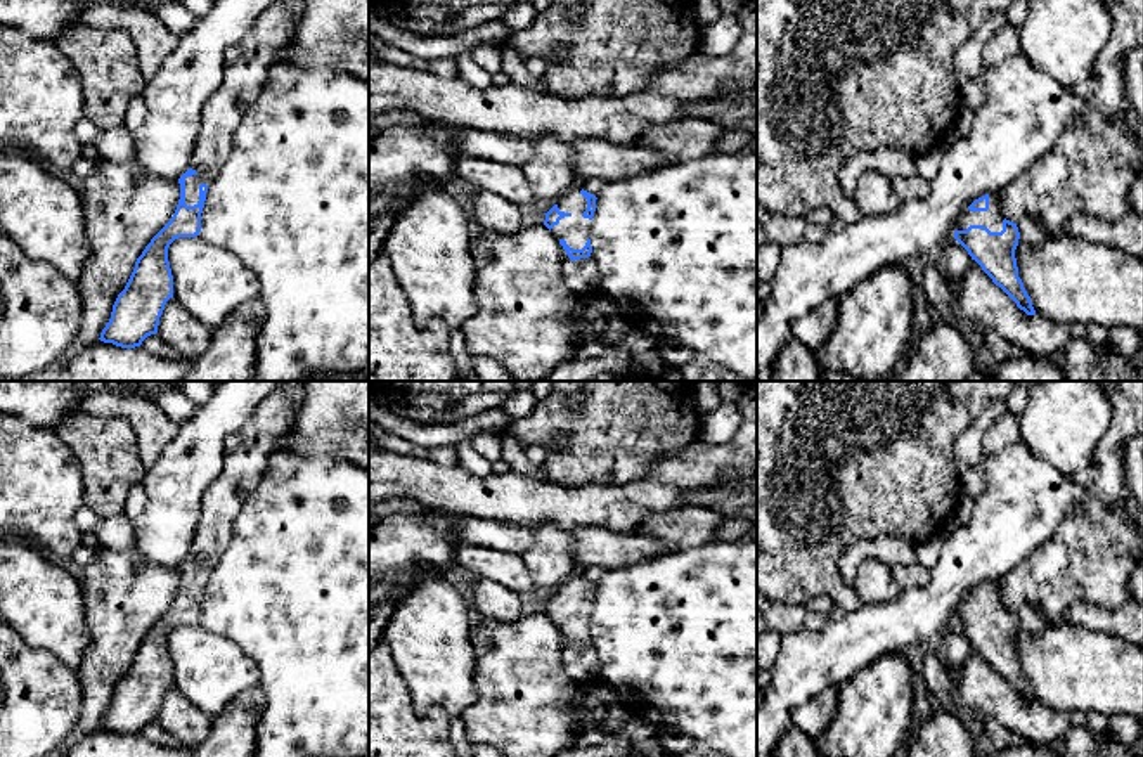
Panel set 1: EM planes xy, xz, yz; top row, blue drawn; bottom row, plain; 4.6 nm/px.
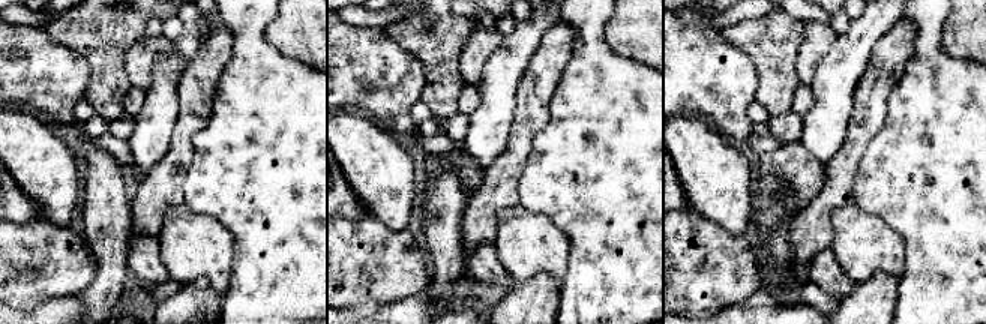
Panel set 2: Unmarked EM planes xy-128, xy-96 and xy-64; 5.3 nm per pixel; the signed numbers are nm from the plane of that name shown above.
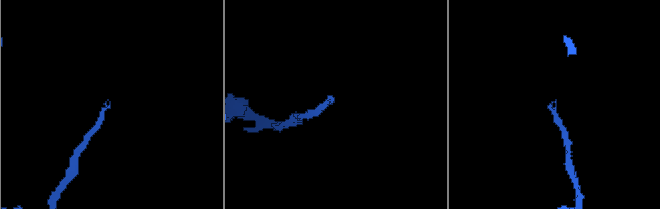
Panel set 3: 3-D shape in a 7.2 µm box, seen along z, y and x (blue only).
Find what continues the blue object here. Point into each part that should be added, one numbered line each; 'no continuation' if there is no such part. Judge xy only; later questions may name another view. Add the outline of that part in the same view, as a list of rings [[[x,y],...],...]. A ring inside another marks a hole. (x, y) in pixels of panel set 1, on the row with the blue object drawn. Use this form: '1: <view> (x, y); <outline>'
1: xy (246, 63); [[[275,0],[253,23],[244,38],[227,50],[223,80],[201,109],[201,130],[190,163],[197,173],[185,178],[187,206],[197,204],[199,185],[204,184],[203,175],[215,171],[229,158],[236,128],[260,95],[267,69],[291,43],[300,23],[300,16],[291,16],[282,2]]]

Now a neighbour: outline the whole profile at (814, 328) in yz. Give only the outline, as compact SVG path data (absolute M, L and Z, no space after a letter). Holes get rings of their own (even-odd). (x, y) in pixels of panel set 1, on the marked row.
M826 300L791 324L791 336L798 338L812 352L824 346L836 326L838 301Z

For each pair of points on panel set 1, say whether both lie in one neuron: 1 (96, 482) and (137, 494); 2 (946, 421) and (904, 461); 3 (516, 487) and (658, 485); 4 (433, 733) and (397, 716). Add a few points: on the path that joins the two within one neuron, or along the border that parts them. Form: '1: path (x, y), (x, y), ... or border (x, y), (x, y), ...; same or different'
1: border (141, 482), (130, 489), (122, 513); different
2: path (936, 428), (913, 451); same
3: path (551, 503), (624, 503); same
4: path (425, 733), (414, 733), (406, 724); same

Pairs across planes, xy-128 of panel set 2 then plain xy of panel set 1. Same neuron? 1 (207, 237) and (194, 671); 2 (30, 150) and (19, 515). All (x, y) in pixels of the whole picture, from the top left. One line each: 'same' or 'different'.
1: same
2: different

